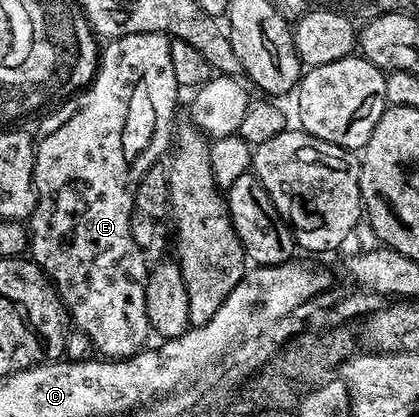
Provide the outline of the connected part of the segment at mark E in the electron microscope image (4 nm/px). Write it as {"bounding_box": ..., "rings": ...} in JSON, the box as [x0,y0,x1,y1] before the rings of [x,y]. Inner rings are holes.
{"bounding_box":[27,33,182,359],"rings":[[[135,33],[118,37],[107,42],[98,57],[96,76],[90,84],[67,98],[65,105],[60,105],[49,117],[40,121],[40,126],[34,129],[34,144],[36,158],[34,159],[34,187],[36,188],[36,205],[32,208],[31,217],[27,218],[28,244],[31,260],[43,269],[51,281],[60,301],[70,318],[71,324],[79,332],[85,333],[90,339],[93,350],[104,359],[123,359],[145,348],[147,337],[150,337],[150,326],[146,315],[146,283],[150,272],[150,261],[147,261],[145,250],[134,243],[134,235],[130,235],[130,219],[136,208],[136,192],[138,183],[152,165],[161,160],[160,156],[167,154],[170,142],[174,137],[172,120],[176,117],[176,100],[182,94],[182,86],[174,79],[174,63],[170,63],[170,38],[166,33]]]}

